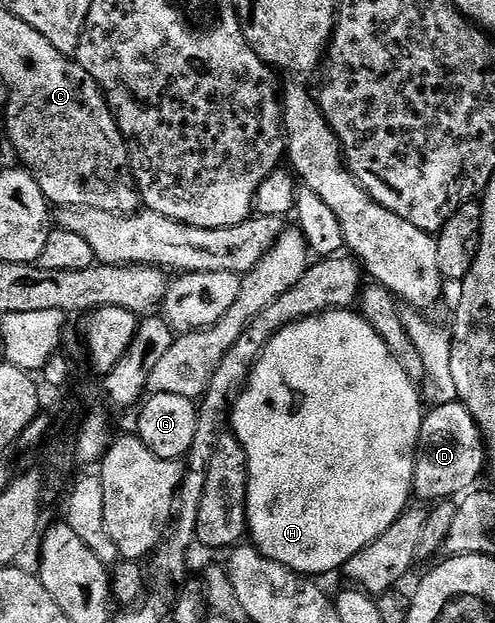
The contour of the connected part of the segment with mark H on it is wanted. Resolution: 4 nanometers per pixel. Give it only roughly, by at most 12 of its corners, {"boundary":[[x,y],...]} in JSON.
{"boundary":[[356,310],[230,409],[248,531],[320,578],[409,507],[426,408]]}

